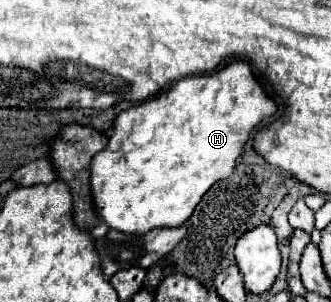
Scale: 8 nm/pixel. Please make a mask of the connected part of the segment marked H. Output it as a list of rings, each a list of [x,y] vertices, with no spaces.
[[[235,59],[219,73],[185,77],[163,95],[119,113],[113,121],[107,147],[93,155],[89,163],[91,197],[97,219],[109,229],[129,235],[143,235],[161,227],[181,227],[191,217],[205,191],[215,181],[233,173],[235,159],[241,155],[249,133],[275,111],[275,101],[261,89],[249,63]]]

